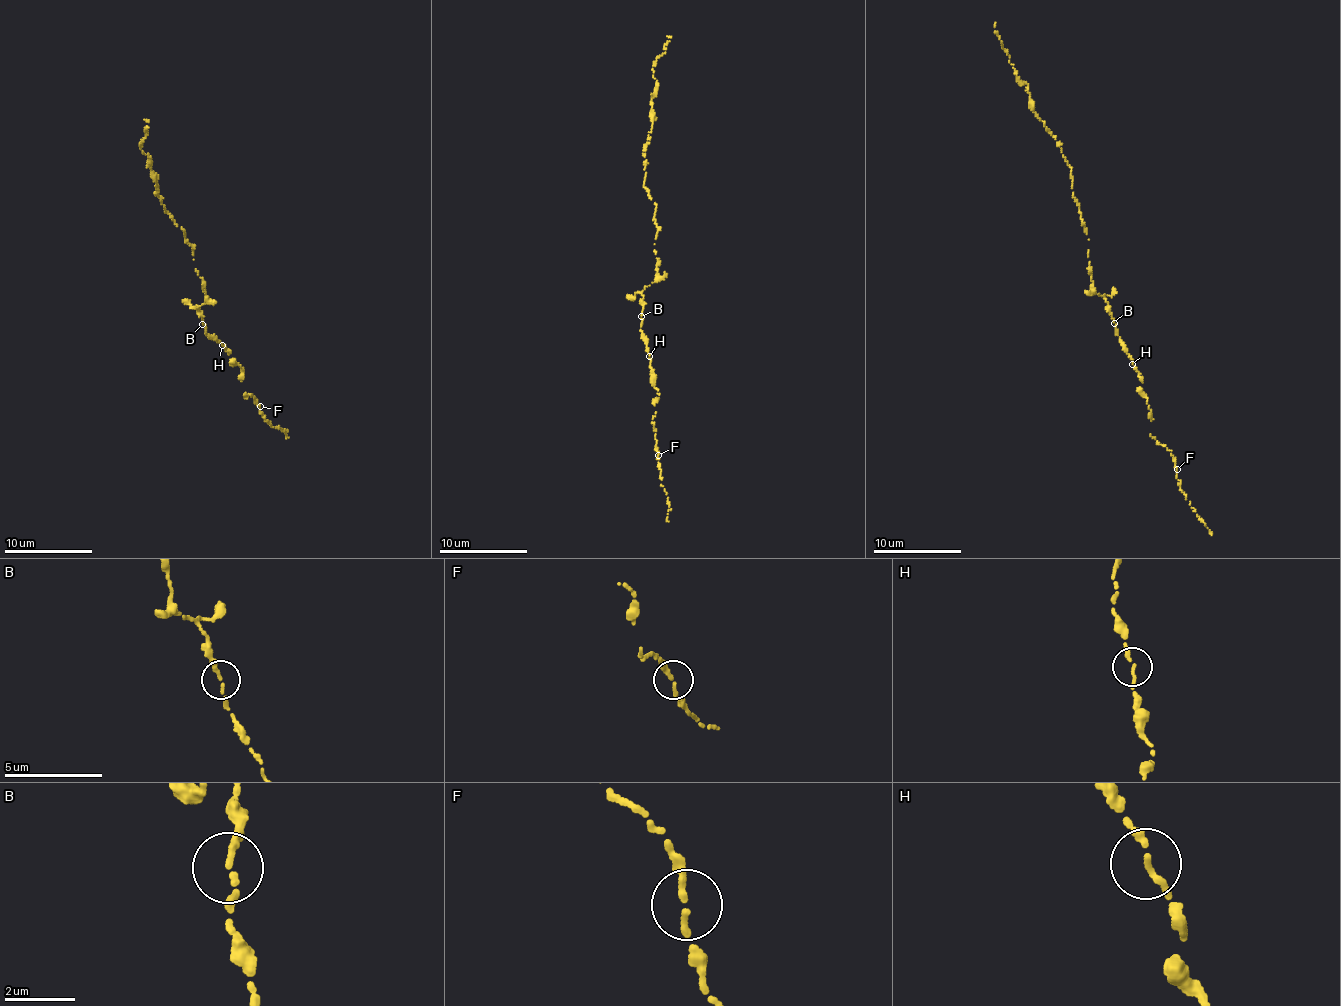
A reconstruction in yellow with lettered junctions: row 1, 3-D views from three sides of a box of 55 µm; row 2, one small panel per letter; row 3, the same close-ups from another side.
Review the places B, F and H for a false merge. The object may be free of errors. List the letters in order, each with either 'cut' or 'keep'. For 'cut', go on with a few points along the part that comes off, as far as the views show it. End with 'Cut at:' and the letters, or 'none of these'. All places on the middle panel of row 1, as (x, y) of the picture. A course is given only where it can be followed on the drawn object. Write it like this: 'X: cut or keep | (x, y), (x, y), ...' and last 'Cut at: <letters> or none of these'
B: cut | (641, 316), (642, 292), (655, 280), (658, 260), (644, 157), (658, 85), (654, 63), (665, 52), (667, 36)
F: keep
H: keep
Cut at: B

